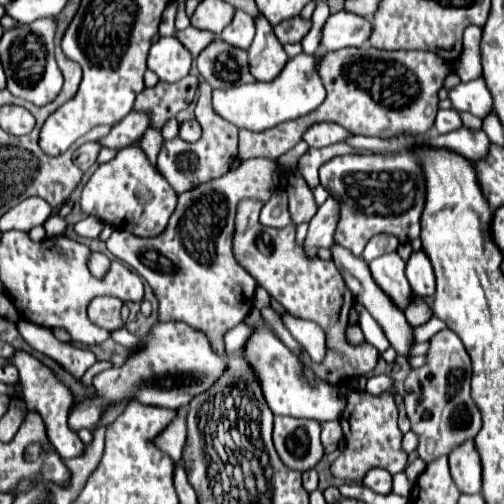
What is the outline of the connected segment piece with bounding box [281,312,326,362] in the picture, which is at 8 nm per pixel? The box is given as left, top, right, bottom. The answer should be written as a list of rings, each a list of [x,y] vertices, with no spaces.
[[[285,312],[281,316],[285,328],[293,334],[293,338],[309,352],[313,362],[321,362],[326,354],[326,336],[320,326],[309,320],[301,320]]]

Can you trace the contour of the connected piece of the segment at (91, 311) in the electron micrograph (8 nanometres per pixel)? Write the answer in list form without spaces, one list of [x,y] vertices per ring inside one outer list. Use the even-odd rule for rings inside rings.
[[[99,296],[99,298],[91,300],[91,304],[87,308],[87,316],[95,326],[105,328],[107,332],[115,332],[125,326],[125,322],[121,318],[121,306],[123,306],[123,302],[119,298]]]

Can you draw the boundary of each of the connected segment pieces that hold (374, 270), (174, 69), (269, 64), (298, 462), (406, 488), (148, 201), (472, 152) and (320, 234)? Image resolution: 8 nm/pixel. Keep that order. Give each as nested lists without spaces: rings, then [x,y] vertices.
[[[397,252],[383,254],[375,258],[369,268],[375,282],[385,290],[385,294],[389,294],[391,300],[395,300],[395,304],[405,310],[411,302],[411,286],[405,278],[405,262],[401,256]]]
[[[177,36],[159,38],[147,56],[147,68],[159,76],[161,82],[179,82],[189,74],[193,56],[177,40]]]
[[[257,14],[253,20],[257,34],[249,48],[249,68],[257,80],[269,82],[279,76],[289,58],[279,40],[275,38],[273,26],[267,22],[267,18],[263,14]]]
[[[275,416],[273,444],[281,462],[299,472],[315,468],[325,454],[319,432],[319,422]]]
[[[399,472],[399,474],[393,476],[393,494],[399,494],[399,496],[405,496],[407,498],[409,492],[411,492],[411,488],[413,488],[413,484],[407,478],[405,472]]]
[[[129,146],[117,152],[117,156],[93,172],[81,192],[81,210],[87,216],[95,216],[113,228],[129,230],[139,236],[161,234],[175,210],[175,192],[167,186],[167,180],[149,164],[139,146]]]
[[[463,126],[463,130],[453,130],[451,134],[441,134],[433,136],[427,140],[427,144],[435,148],[447,148],[457,154],[463,154],[469,160],[483,160],[489,154],[489,138],[483,130],[475,132]]]
[[[327,198],[317,214],[309,222],[309,232],[305,238],[305,250],[309,256],[317,256],[317,248],[321,246],[333,246],[333,234],[339,222],[339,202],[335,198]]]

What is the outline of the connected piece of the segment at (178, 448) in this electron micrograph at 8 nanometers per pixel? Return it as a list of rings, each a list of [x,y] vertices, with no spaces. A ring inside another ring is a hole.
[[[177,410],[175,422],[173,422],[171,426],[167,426],[167,432],[163,430],[163,434],[159,434],[159,438],[155,438],[155,444],[157,444],[163,452],[167,452],[175,462],[179,462],[185,440],[187,440],[185,410]]]

